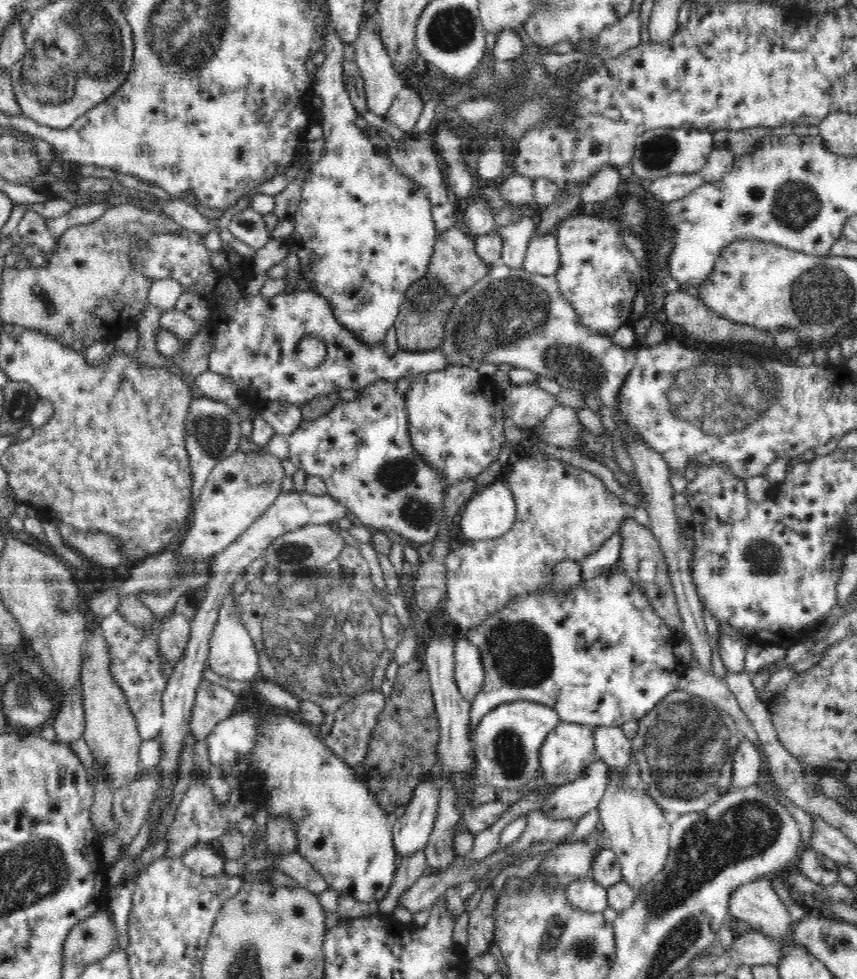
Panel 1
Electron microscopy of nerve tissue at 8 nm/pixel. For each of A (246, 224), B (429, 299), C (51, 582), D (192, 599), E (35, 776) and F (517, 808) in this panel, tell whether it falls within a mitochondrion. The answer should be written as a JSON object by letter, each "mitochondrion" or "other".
{"A":"mitochondrion","B":"mitochondrion","C":"mitochondrion","D":"other","E":"other","F":"other"}

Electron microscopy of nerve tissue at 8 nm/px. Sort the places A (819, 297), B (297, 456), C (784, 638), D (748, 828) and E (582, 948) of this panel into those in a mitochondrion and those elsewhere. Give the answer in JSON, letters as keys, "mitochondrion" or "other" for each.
{"A":"mitochondrion","B":"other","C":"other","D":"mitochondrion","E":"mitochondrion"}

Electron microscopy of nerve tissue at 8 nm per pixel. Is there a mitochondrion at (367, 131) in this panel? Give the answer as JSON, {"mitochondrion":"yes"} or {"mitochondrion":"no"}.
{"mitochondrion":"no"}

